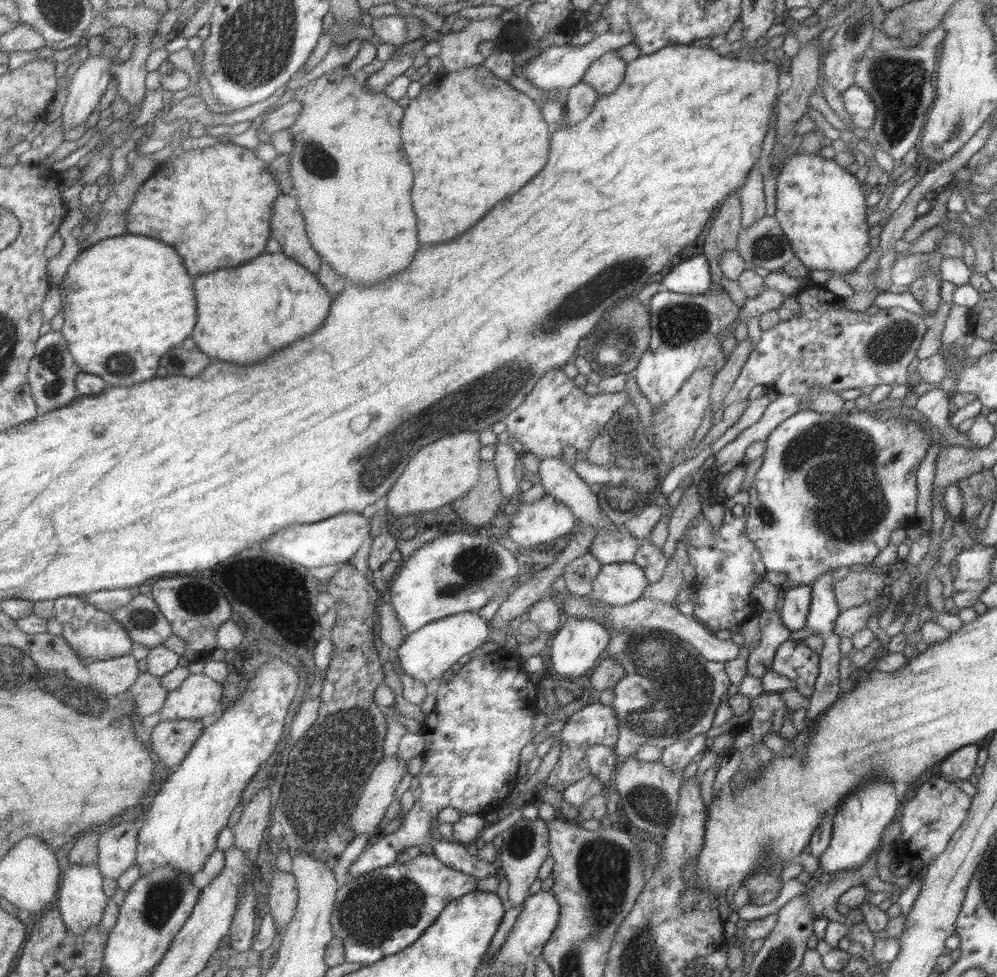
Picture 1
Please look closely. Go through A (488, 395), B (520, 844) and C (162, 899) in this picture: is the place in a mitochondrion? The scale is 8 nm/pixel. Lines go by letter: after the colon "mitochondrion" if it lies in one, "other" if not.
A: mitochondrion
B: mitochondrion
C: mitochondrion

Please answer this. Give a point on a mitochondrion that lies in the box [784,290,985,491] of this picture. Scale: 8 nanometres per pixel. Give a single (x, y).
(891, 341)

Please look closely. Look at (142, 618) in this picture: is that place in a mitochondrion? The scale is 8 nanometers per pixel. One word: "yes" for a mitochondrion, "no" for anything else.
yes

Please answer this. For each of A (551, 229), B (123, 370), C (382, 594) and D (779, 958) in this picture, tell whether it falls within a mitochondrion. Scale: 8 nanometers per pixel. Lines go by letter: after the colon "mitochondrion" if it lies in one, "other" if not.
A: other
B: mitochondrion
C: other
D: mitochondrion

